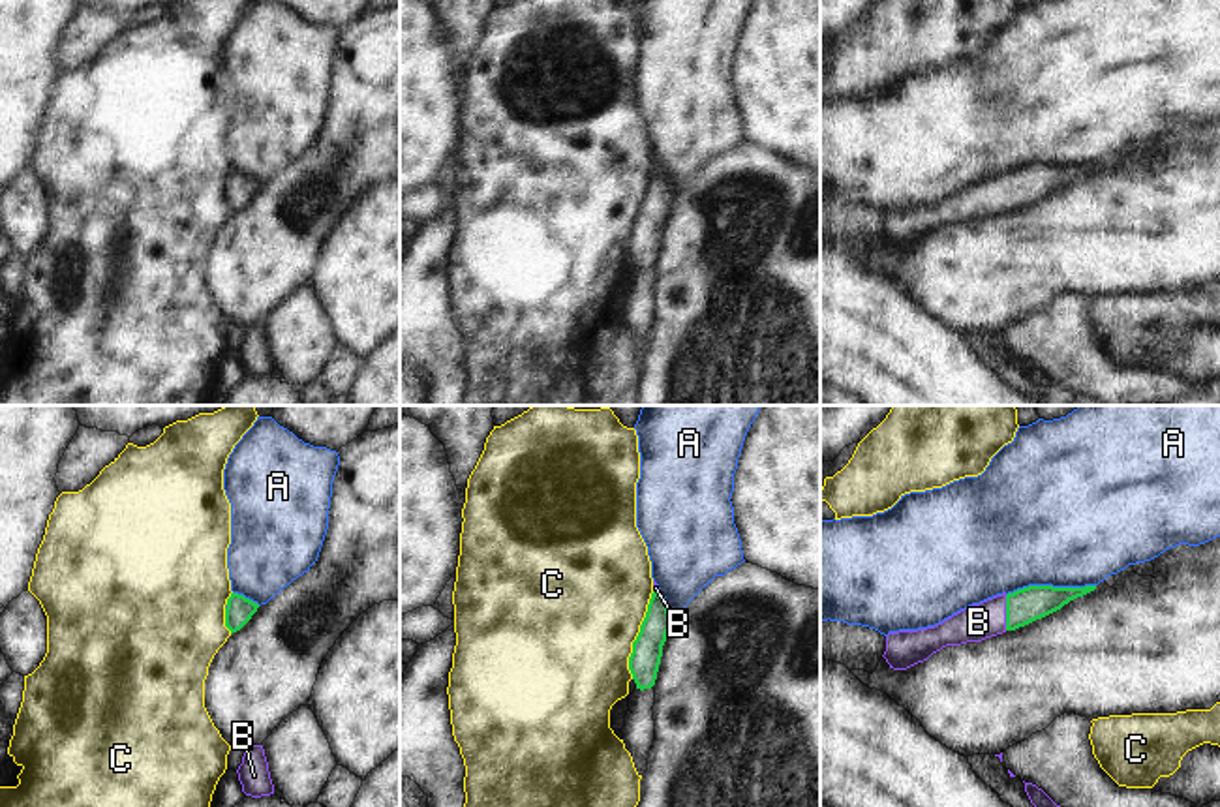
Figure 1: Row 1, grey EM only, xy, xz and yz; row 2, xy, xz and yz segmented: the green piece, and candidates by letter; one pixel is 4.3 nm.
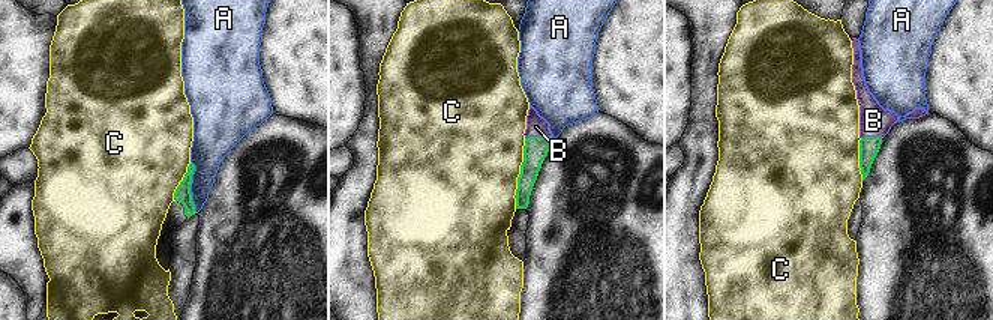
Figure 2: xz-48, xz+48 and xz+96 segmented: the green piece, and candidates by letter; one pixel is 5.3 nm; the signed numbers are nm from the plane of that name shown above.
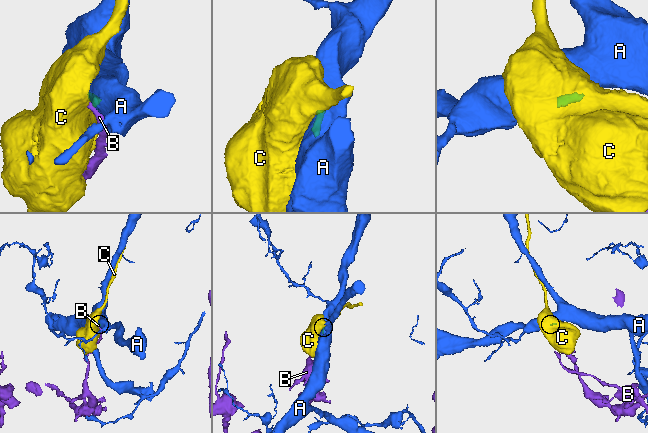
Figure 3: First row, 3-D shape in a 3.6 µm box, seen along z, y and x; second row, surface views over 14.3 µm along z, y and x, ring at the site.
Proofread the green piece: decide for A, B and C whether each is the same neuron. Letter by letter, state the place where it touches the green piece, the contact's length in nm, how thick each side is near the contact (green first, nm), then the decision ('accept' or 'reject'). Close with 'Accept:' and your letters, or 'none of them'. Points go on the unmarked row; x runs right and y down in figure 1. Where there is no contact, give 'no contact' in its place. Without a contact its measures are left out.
A: meets green in yz at (1050, 166); contact 380 nm long; 150 nm thick on the green side, 500 nm on the other; reject
B: meets green in yz at (1006, 192); contact 150 nm long; 150 nm thick on the green side, 160 nm on the other; accept
C: meets green in xz at (639, 214); contact 380 nm long; 130 nm thick on the green side, 480 nm on the other; reject
Accept: B

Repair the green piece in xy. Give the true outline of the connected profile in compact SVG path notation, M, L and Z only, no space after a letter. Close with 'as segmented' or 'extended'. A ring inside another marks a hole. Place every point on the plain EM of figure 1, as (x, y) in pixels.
M231 173L225 186L225 206L231 214L240 210L259 188L257 182L238 173Z | as segmented

